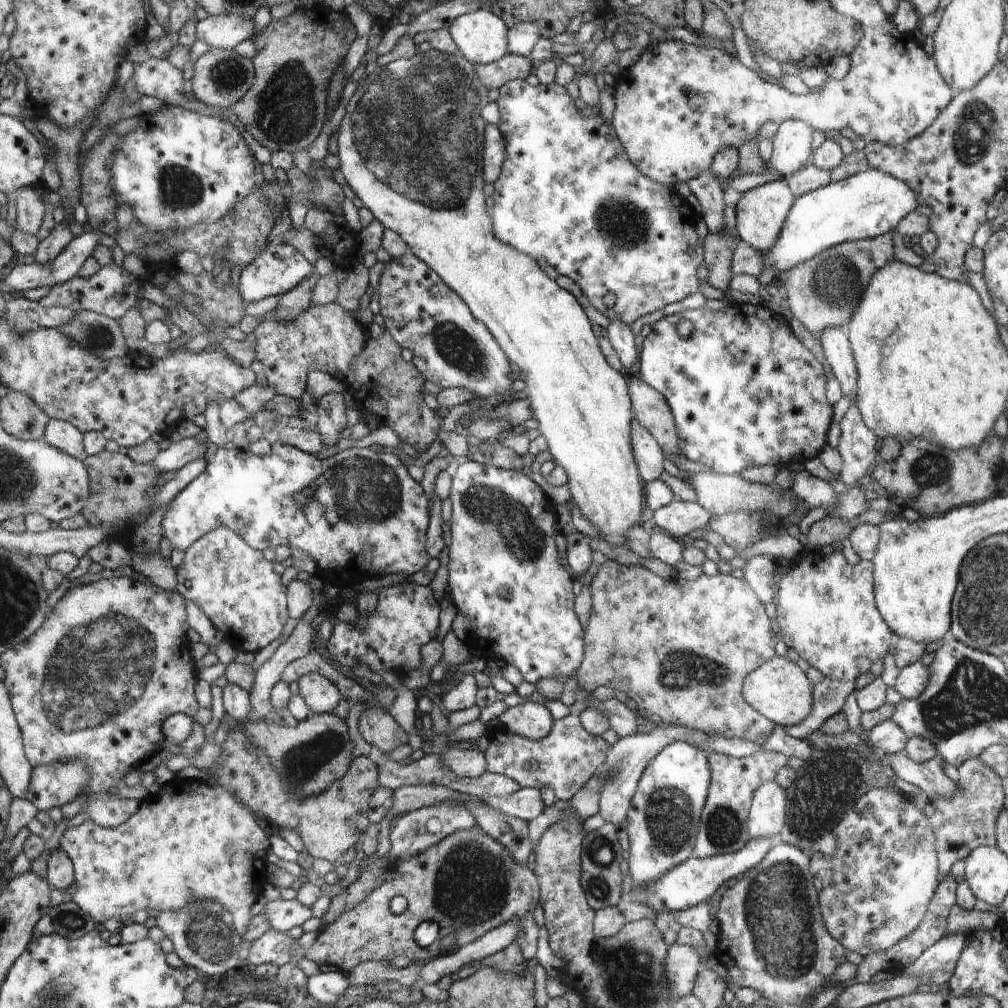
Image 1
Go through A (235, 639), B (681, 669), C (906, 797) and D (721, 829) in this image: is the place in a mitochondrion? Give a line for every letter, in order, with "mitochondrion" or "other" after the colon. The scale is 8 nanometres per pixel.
A: other
B: mitochondrion
C: other
D: mitochondrion

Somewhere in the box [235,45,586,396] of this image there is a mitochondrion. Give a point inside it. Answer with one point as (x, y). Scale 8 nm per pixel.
(383, 124)

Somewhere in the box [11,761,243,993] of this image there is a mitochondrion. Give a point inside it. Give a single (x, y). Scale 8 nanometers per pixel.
(207, 931)

